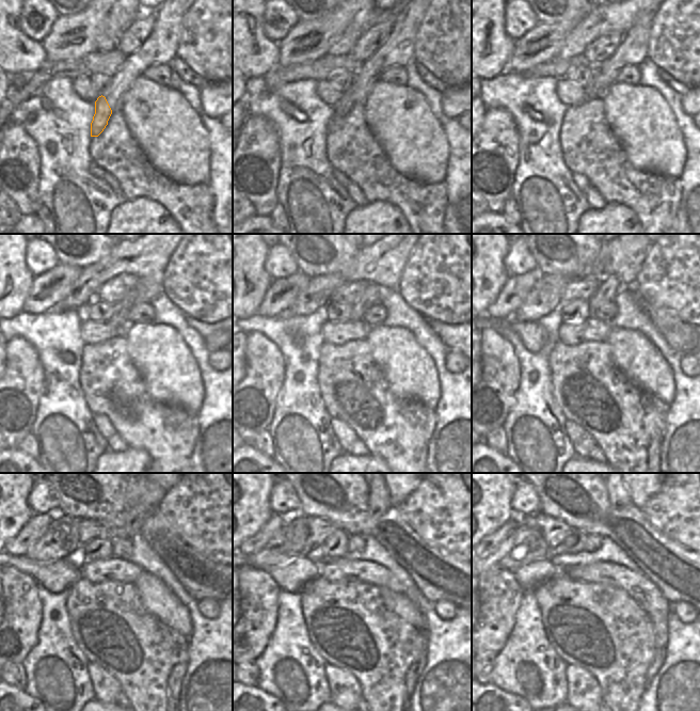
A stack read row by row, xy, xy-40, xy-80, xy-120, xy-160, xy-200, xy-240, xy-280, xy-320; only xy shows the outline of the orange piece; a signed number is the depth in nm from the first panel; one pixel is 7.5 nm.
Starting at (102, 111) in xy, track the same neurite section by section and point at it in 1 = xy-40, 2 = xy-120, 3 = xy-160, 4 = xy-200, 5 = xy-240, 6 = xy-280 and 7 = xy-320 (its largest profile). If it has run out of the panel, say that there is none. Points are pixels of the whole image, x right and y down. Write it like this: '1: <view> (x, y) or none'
1: xy-40 (345, 105)
2: xy-120 (120, 310)
3: xy-160 (370, 296)
4: xy-200 (609, 285)
5: xy-240 (136, 516)
6: xy-280 (379, 500)
7: xy-320 (619, 496)

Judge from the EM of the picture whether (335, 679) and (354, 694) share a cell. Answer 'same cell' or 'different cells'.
same cell

